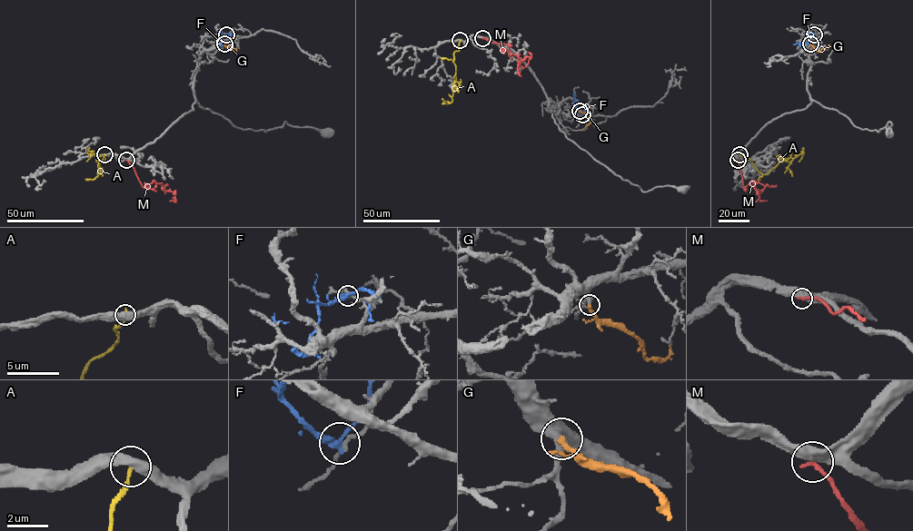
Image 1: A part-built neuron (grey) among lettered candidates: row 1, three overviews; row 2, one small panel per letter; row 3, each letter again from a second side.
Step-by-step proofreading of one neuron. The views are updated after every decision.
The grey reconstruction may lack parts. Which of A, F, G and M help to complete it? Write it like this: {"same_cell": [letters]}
{"same_cell": ["G"]}

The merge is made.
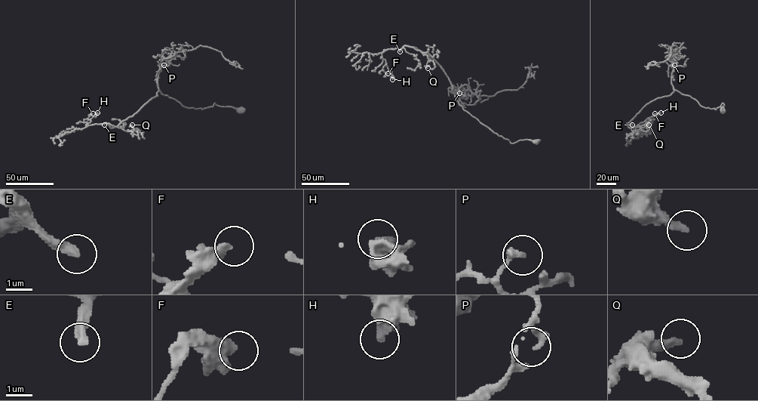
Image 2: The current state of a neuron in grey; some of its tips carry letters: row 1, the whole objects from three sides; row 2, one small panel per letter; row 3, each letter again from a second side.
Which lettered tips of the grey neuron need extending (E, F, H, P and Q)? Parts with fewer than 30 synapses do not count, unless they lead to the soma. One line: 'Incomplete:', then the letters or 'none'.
Incomplete: E

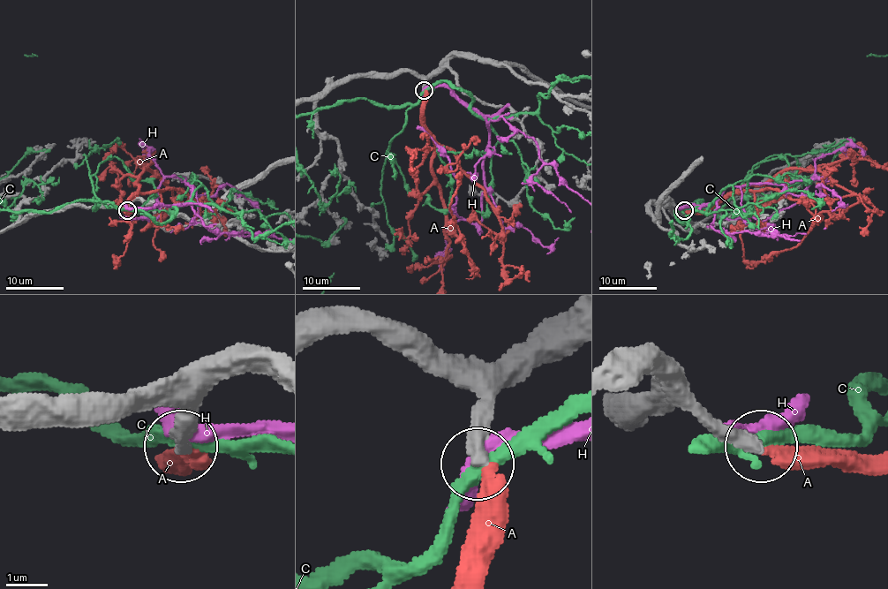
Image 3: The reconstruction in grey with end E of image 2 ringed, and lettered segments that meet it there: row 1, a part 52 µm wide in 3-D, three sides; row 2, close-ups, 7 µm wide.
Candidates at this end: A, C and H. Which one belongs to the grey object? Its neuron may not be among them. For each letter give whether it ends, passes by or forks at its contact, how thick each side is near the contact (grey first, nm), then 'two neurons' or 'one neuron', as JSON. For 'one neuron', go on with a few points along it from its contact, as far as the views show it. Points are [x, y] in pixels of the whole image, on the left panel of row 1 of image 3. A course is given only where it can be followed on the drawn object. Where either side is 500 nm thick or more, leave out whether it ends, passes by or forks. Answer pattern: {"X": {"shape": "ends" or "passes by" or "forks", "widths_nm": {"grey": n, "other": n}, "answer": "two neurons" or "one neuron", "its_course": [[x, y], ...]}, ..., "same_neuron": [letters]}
{"A": {"shape": "ends", "widths_nm": {"grey": 320, "other": 400}, "answer": "two neurons"}, "C": {"shape": "passes by", "widths_nm": {"grey": 360, "other": 320}, "answer": "two neurons"}, "H": {"shape": "passes by", "widths_nm": {"grey": 440, "other": 360}, "answer": "two neurons"}, "same_neuron": []}

